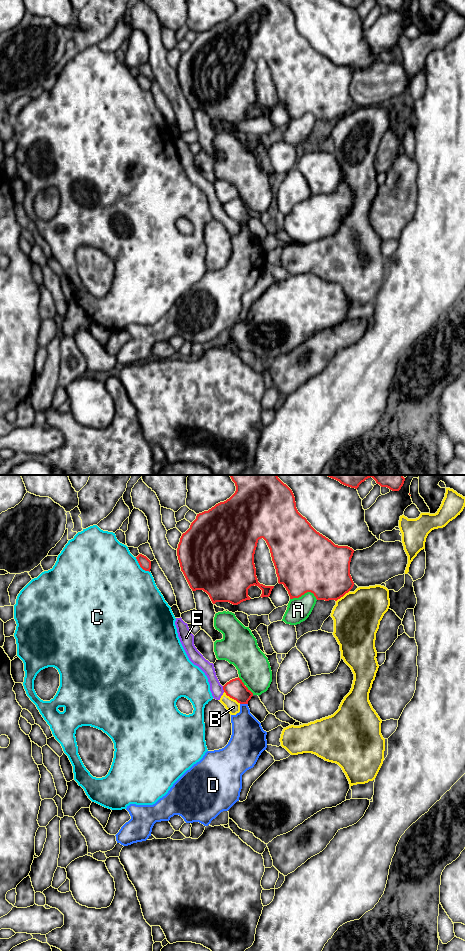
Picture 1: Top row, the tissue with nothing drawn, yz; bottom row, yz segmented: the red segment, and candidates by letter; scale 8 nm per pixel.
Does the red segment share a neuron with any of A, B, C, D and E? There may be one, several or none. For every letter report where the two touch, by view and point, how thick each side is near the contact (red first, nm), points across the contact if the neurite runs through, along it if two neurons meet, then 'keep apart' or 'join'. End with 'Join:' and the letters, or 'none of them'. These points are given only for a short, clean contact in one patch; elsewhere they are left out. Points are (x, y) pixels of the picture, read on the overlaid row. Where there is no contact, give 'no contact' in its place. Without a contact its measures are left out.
A: yz (304, 593) | 480/190 nm | keep apart
B: yz (232, 698) | 160/110 nm | keep apart
C: yz (140, 566) | 90/500 nm | keep apart
D: yz (244, 703) | 160/260 nm | along yz (240, 703), (247, 704) | keep apart
E: yz (223, 689) | 160/100 nm | along yz (222, 686), (224, 691) | keep apart
Join: none of them

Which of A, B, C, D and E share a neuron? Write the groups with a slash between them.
A / B E / C / D

